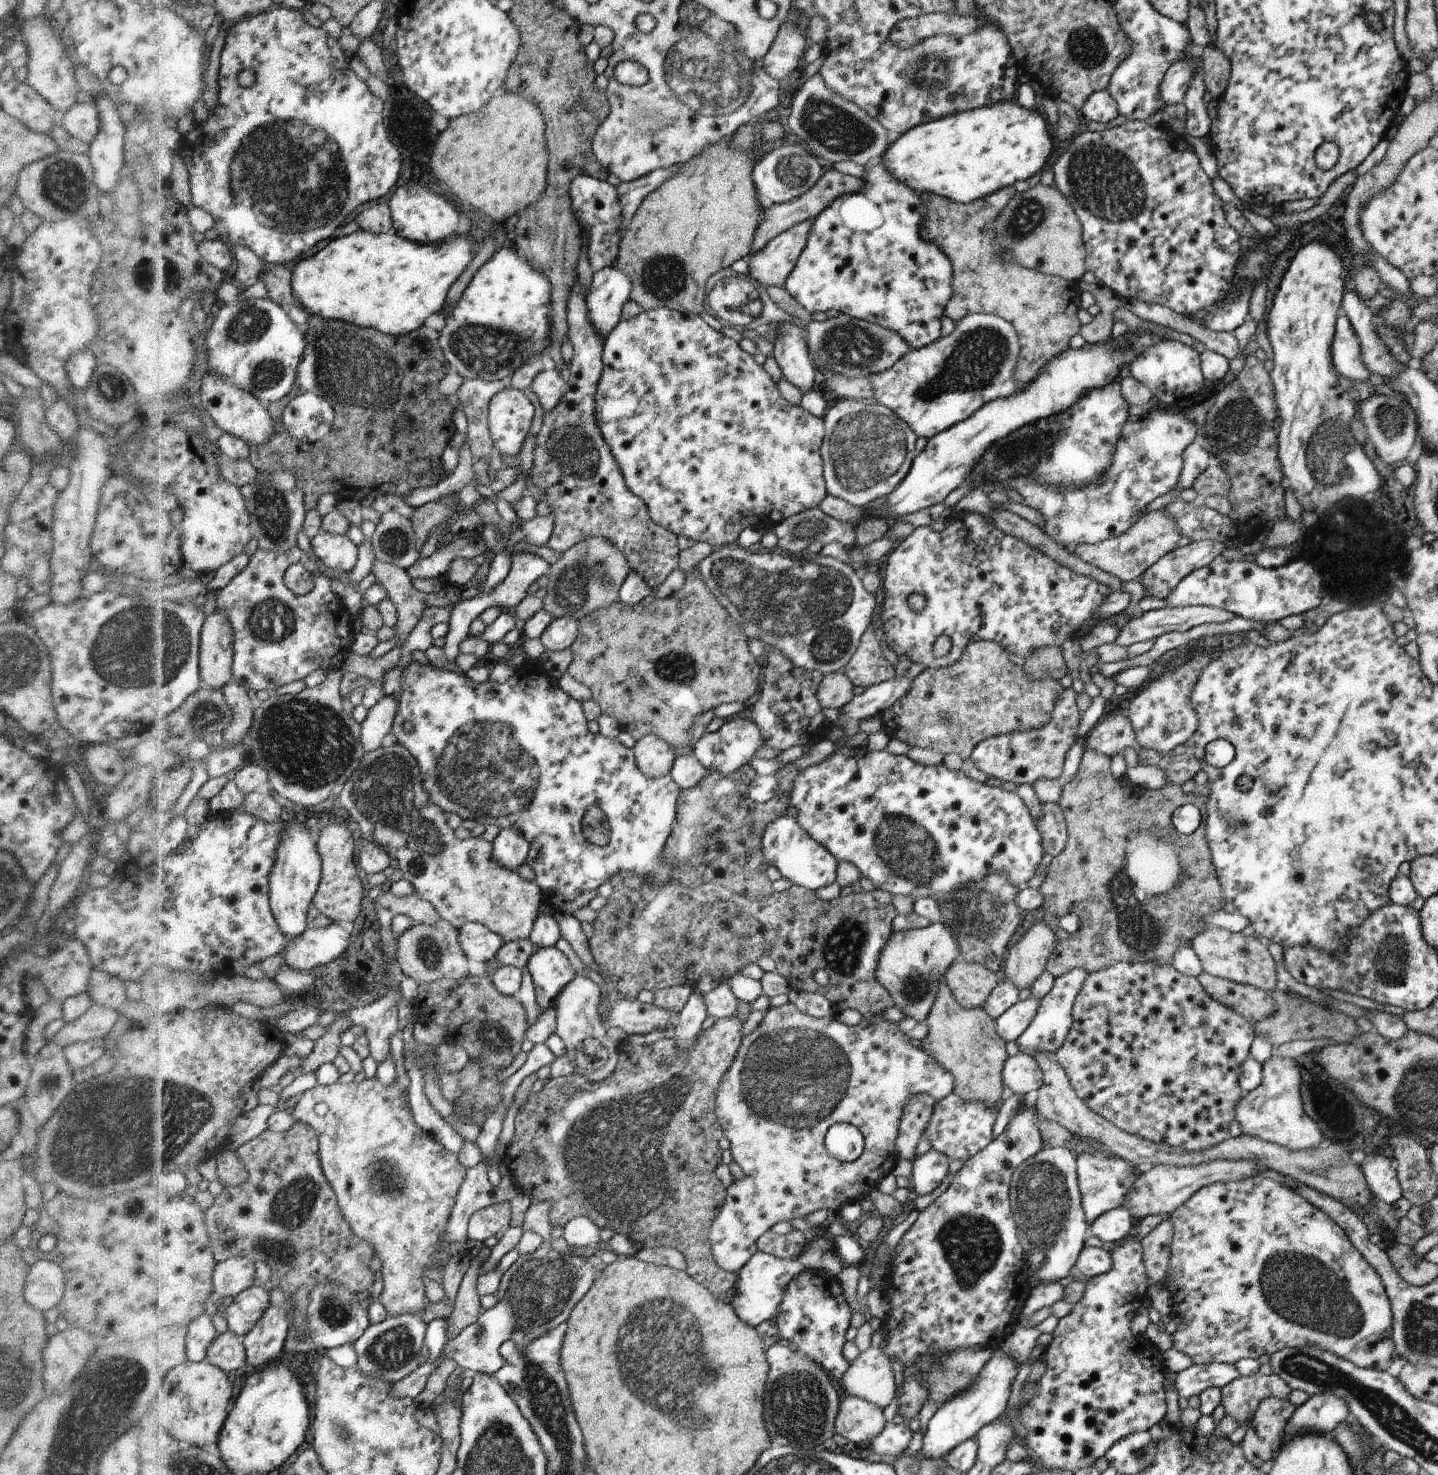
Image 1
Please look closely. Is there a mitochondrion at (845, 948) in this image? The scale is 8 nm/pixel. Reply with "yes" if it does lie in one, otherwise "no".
yes

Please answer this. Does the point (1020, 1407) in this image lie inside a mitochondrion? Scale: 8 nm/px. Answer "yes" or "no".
no

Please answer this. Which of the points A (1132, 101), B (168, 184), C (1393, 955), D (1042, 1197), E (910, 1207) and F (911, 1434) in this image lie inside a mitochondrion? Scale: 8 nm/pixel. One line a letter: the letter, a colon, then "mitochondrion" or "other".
A: other
B: other
C: mitochondrion
D: mitochondrion
E: other
F: other

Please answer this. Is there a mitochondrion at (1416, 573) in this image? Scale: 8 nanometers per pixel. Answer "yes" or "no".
no

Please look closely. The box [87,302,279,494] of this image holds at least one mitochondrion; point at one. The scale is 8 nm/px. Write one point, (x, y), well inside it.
(251, 324)

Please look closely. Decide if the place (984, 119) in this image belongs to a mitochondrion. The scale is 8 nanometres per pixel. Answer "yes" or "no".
no

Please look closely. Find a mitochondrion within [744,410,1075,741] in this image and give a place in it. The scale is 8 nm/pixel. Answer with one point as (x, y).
(812, 526)

